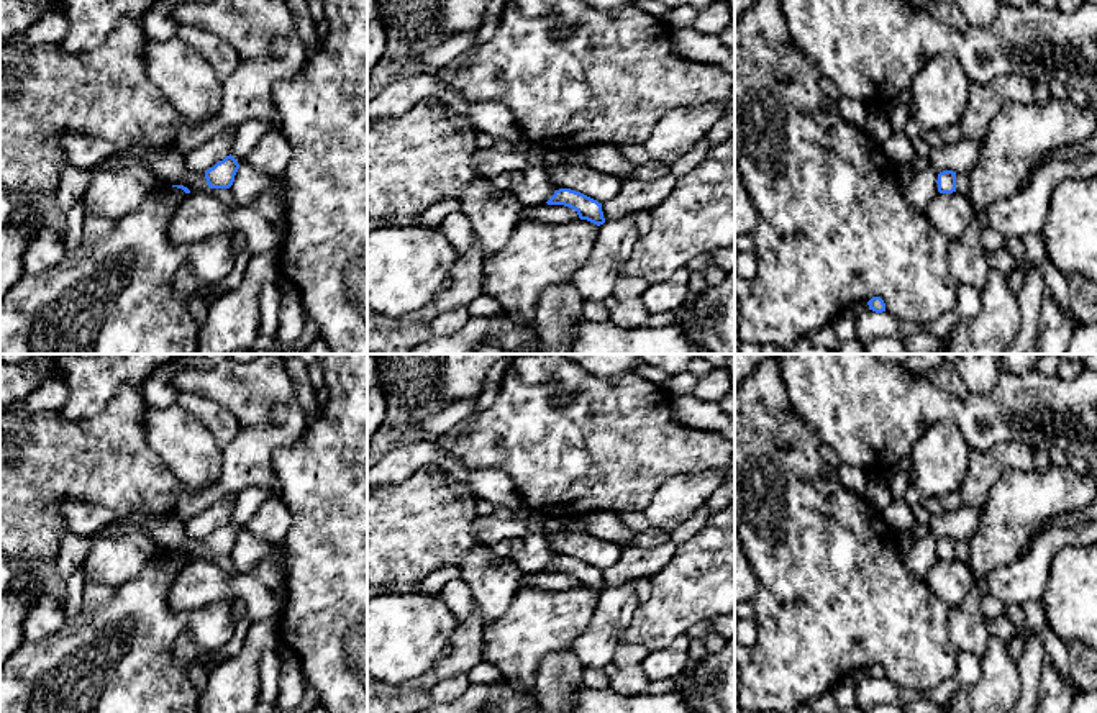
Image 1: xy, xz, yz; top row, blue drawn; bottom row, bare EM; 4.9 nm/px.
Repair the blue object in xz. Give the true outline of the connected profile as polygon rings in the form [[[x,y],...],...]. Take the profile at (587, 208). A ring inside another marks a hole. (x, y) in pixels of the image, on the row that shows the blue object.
[[[559,188],[546,203],[569,207],[577,211],[580,220],[587,220],[597,226],[605,223],[602,203],[576,190]]]

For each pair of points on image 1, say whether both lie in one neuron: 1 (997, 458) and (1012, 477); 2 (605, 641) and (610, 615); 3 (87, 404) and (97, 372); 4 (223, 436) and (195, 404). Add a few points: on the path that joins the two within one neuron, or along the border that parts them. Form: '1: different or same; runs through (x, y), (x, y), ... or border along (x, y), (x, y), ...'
1: different; border along (1007, 466), (986, 502)
2: same; runs through (605, 635), (609, 622)
3: same; runs through (87, 395), (94, 381)
4: same; runs through (220, 428), (204, 412)

